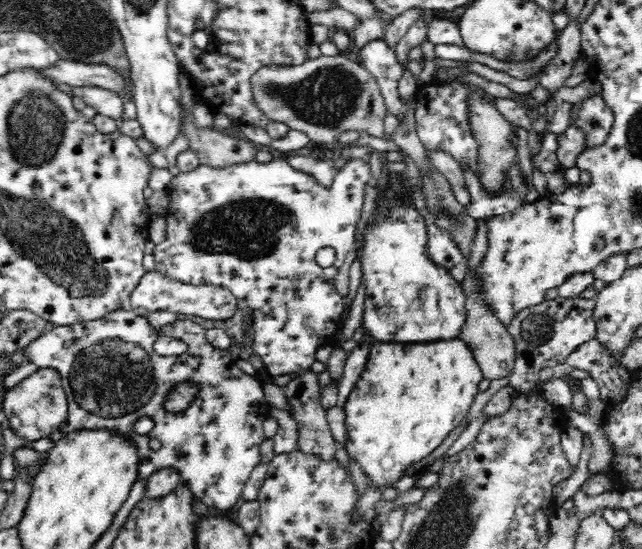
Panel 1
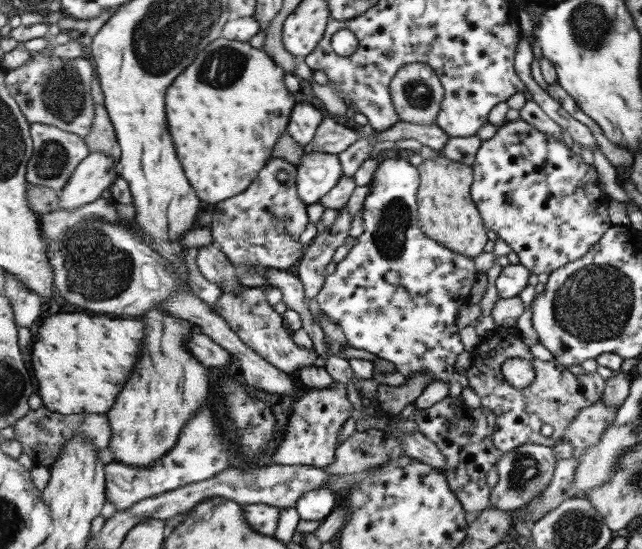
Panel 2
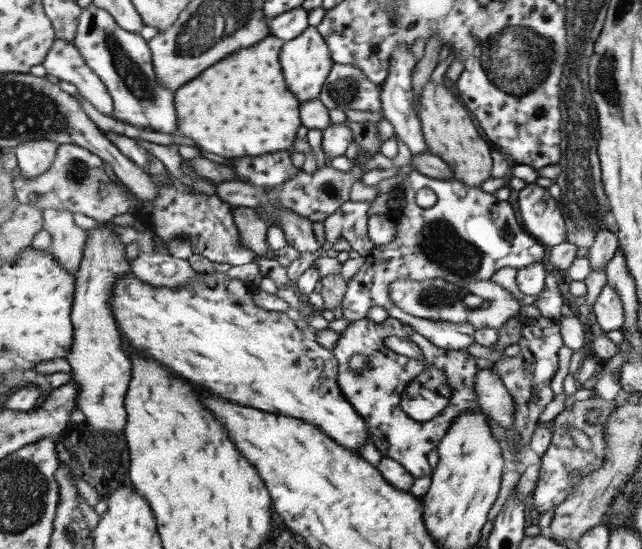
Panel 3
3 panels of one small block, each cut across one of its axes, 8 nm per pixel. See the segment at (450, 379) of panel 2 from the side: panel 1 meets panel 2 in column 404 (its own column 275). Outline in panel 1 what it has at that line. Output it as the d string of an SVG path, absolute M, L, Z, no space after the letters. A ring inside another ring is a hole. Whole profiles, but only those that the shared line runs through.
M286 157L282 159L273 159L270 162L258 162L256 159L252 159L251 162L245 162L242 164L234 164L232 166L210 167L201 164L192 170L192 172L179 173L173 176L166 188L166 192L170 197L169 207L167 213L164 215L166 223L168 224L167 238L161 244L155 246L152 255L155 261L155 271L169 277L170 279L179 280L186 284L193 284L200 286L201 284L213 284L216 286L222 286L228 288L230 292L237 298L238 310L228 319L223 321L211 321L200 316L193 314L174 313L166 310L155 310L149 312L145 317L151 326L159 330L165 324L172 324L176 320L192 320L192 322L198 322L201 326L204 326L207 330L210 328L222 328L233 343L238 348L242 348L246 344L246 338L250 338L250 344L252 344L252 352L256 356L263 358L264 370L272 375L283 375L300 373L302 371L313 368L314 364L318 363L315 354L316 350L322 346L331 345L335 337L341 332L344 323L344 307L345 297L338 293L336 289L336 276L339 274L340 266L345 264L348 254L352 253L354 248L354 232L356 232L356 226L360 222L362 214L362 204L364 202L364 192L366 192L366 184L372 181L372 169L370 165L360 158L350 159L350 162L344 164L342 168L336 171L335 177L329 185L320 183L320 180L316 177L306 174L300 170L296 170L290 166ZM322 248L334 248L336 252L336 261L330 268L322 268L318 262L316 262L316 254L322 250Z

